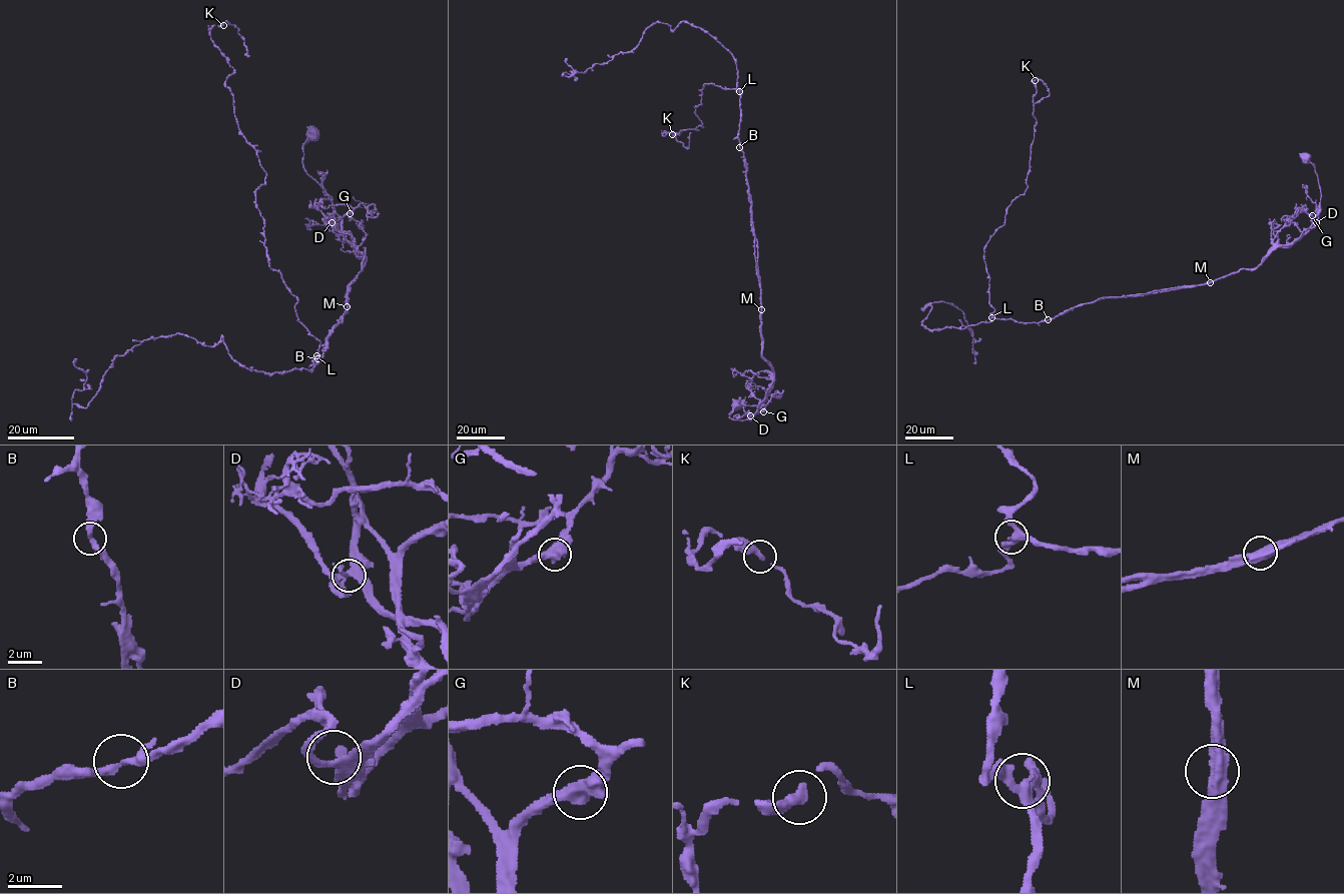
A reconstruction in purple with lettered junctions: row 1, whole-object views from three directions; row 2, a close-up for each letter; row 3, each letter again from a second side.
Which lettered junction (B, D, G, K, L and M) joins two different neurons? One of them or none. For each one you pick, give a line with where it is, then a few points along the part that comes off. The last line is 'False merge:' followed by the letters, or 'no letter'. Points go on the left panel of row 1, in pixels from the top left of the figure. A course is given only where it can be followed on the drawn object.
M: Place: (347, 306). Course of the part to remove: (347, 306), (350, 284), (366, 257), (349, 232), (330, 222), (329, 225), (315, 207), (316, 198)
False merge: M

